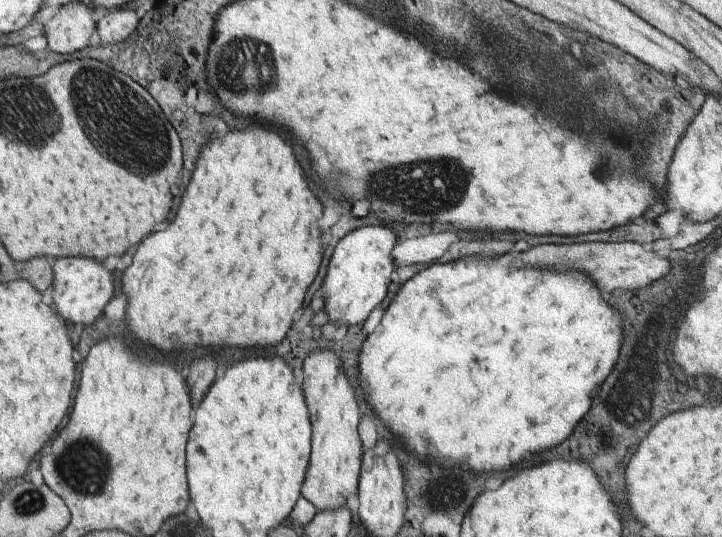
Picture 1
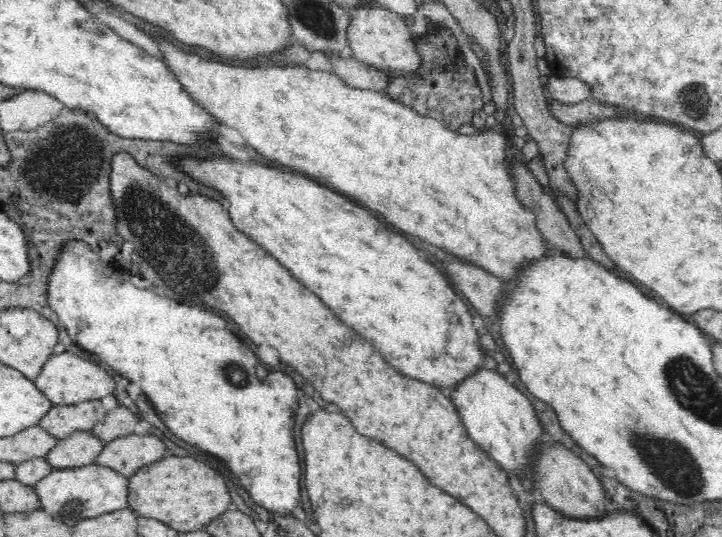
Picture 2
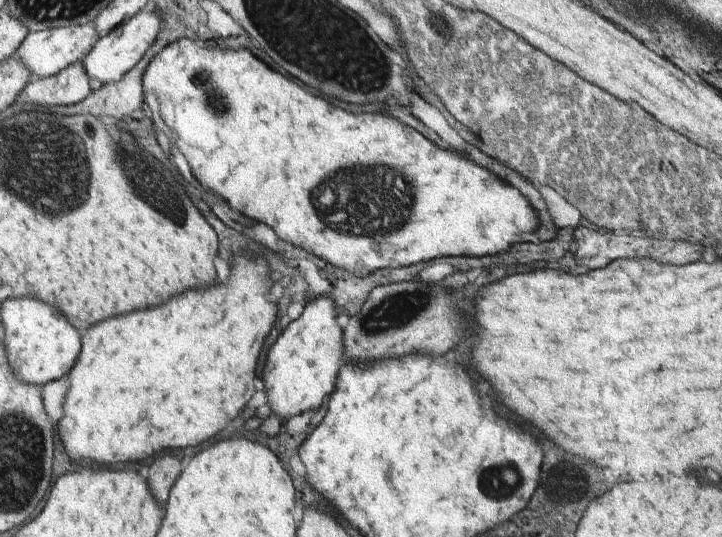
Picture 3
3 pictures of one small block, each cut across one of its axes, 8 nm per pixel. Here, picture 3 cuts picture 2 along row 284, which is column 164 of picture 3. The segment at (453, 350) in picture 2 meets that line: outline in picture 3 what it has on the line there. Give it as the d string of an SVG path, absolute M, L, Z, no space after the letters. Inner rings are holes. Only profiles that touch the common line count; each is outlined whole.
M240 251L234 257L234 266L232 266L232 274L230 274L228 284L218 284L218 286L212 286L208 290L196 290L196 292L192 290L192 292L186 292L182 296L168 300L164 306L144 310L144 312L132 312L132 314L118 316L118 318L110 318L110 320L88 327L84 333L82 352L75 362L74 368L67 374L68 394L64 397L62 418L58 420L58 432L60 432L60 440L62 440L66 454L70 454L70 458L76 462L82 462L82 460L86 462L90 456L90 462L96 462L100 466L112 468L116 464L132 462L137 467L137 464L142 460L148 460L150 456L154 456L160 450L200 446L202 442L210 440L220 430L224 430L228 426L228 422L232 422L232 419L240 414L240 410L250 402L250 398L254 394L254 378L256 378L258 358L260 358L264 340L272 332L272 324L276 320L276 304L266 300L266 292L270 290L270 280L266 278L266 274L268 274L268 265L262 256L244 254L243 251Z

